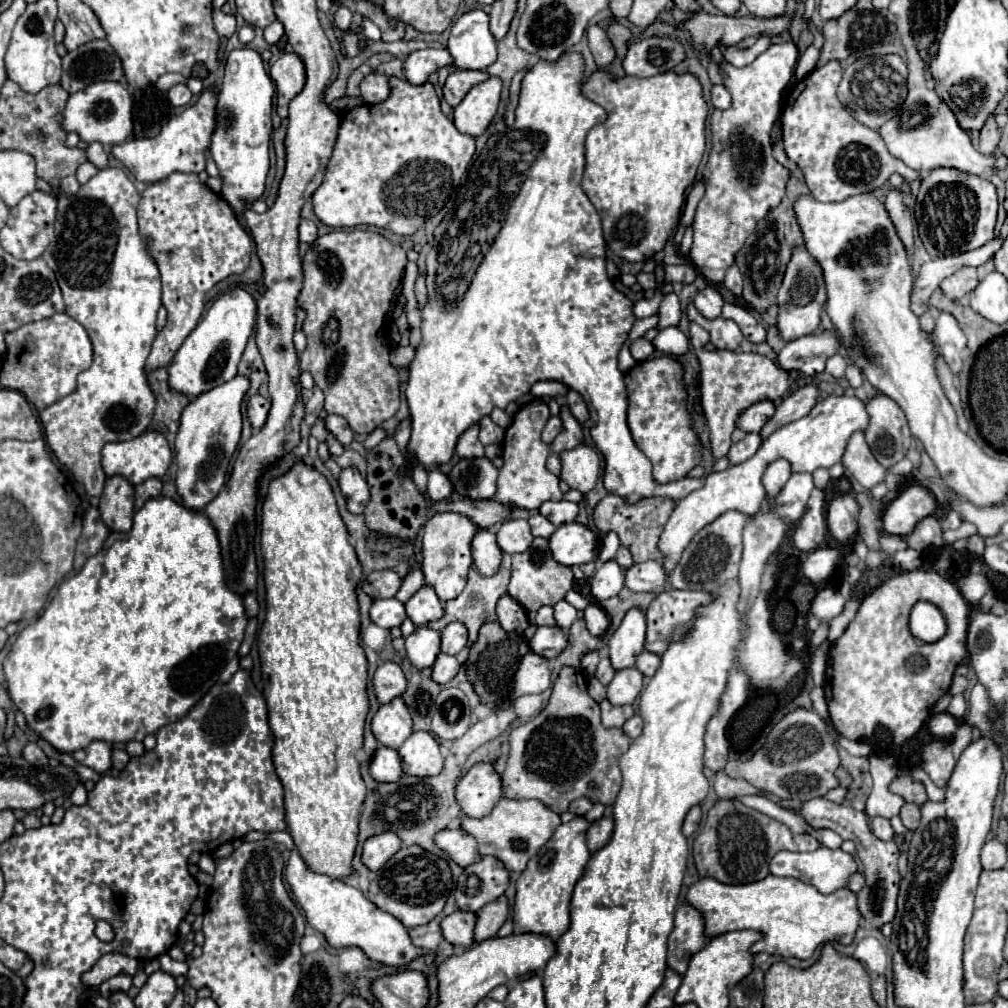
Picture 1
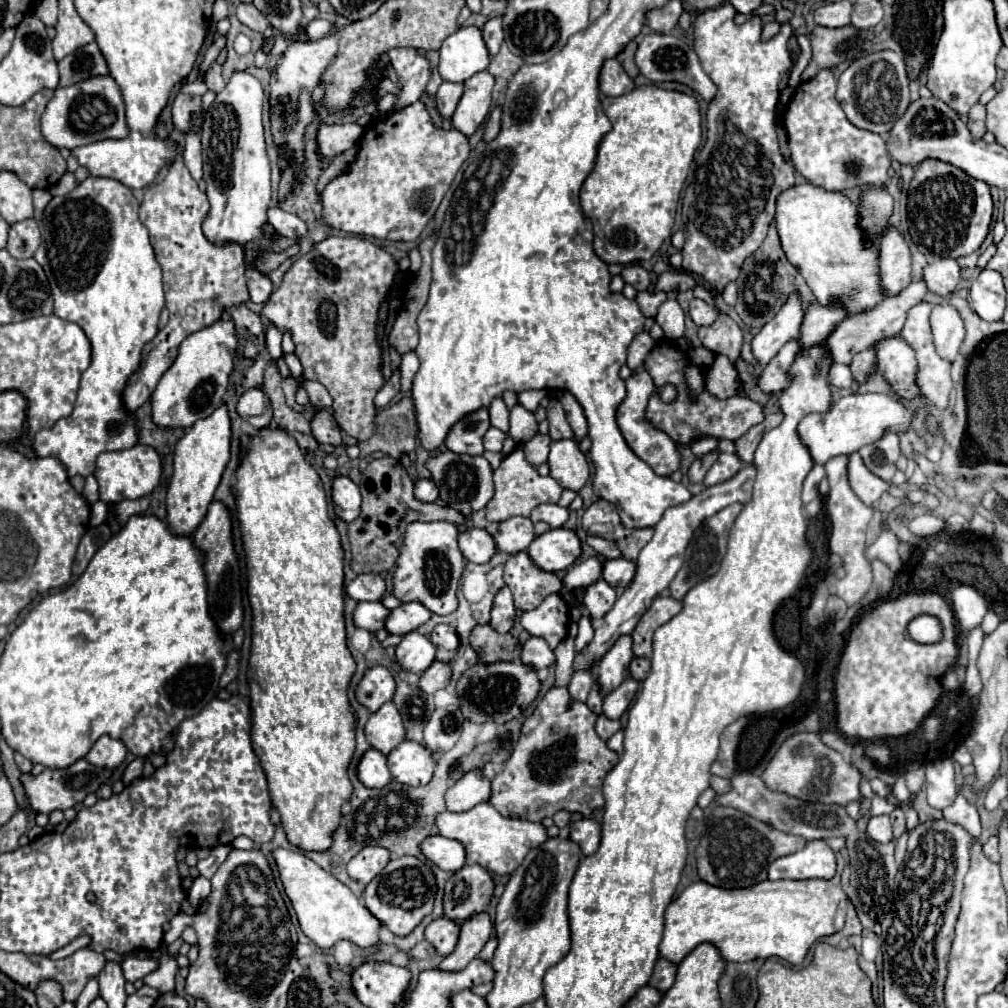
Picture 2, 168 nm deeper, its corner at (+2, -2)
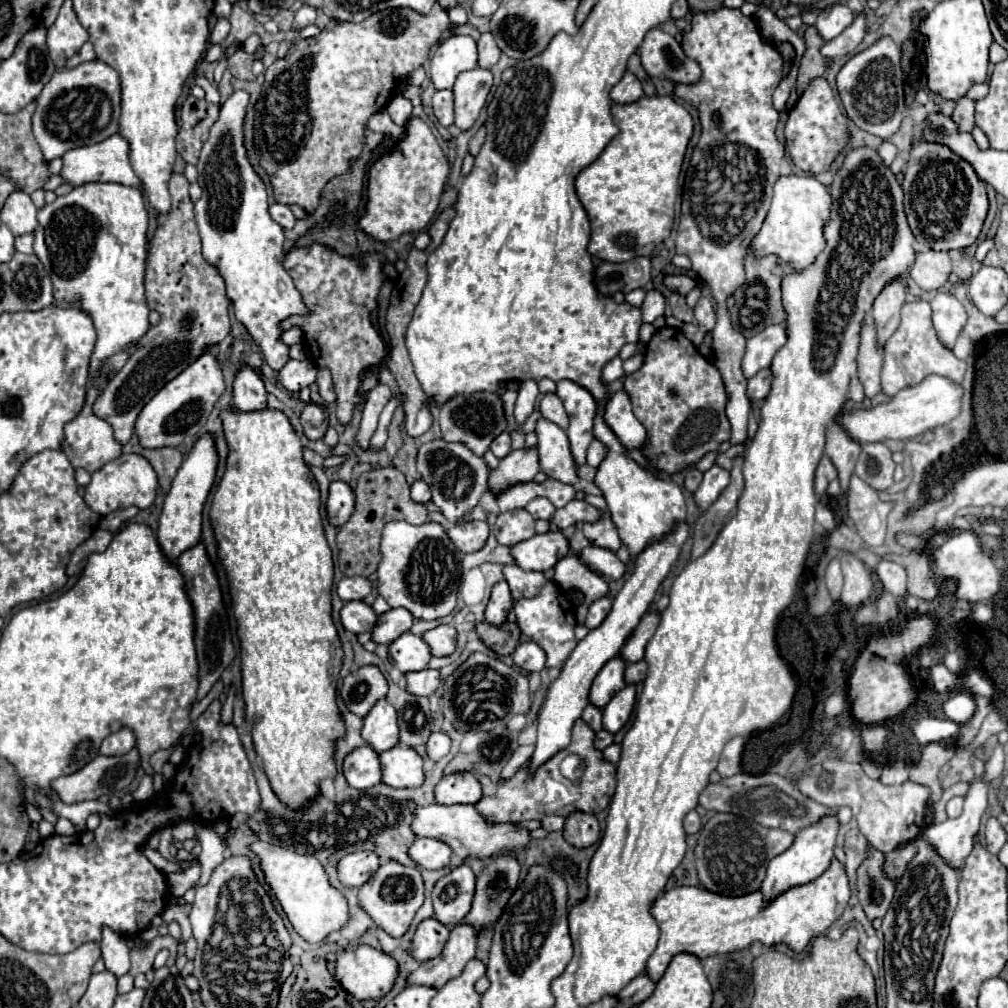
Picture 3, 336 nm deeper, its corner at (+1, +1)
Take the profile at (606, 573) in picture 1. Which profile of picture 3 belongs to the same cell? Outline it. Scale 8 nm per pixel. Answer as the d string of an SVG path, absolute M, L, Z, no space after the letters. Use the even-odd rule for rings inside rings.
M602 597L602 599L594 601L592 607L590 607L590 611L588 611L588 617L586 617L586 623L584 625L588 629L596 629L606 619L610 607L612 607L612 599L610 597Z

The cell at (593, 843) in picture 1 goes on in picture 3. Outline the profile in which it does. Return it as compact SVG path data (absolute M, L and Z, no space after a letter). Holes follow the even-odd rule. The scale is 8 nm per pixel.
M574 811L566 817L564 825L564 839L574 847L590 847L600 837L600 825L594 815Z

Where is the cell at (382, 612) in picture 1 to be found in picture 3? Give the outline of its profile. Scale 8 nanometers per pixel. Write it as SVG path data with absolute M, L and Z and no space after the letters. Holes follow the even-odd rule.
M352 601L352 603L344 603L344 607L340 609L340 621L342 627L354 635L364 633L364 631L372 631L374 623L376 623L376 613L372 611L370 605L366 605L364 601Z

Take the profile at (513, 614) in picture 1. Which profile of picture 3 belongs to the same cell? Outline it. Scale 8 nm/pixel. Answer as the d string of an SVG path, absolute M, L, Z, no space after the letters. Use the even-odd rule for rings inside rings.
M498 581L492 587L492 595L490 595L488 607L484 611L486 621L490 625L502 625L506 621L506 617L508 617L508 611L512 609L512 605L514 605L514 599L510 595L508 583L506 581Z

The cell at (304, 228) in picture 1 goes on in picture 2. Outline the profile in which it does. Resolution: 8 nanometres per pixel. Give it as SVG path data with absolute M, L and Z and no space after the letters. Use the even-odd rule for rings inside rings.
M269 208L267 210L267 218L269 222L273 224L273 228L281 234L281 236L287 236L287 238L293 238L293 240L299 240L307 234L307 226L301 218L289 214L289 212L283 212L281 208Z

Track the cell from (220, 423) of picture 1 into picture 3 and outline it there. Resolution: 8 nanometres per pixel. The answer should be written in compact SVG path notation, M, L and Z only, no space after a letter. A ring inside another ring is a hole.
M202 435L192 447L192 453L182 461L182 467L178 469L178 475L172 481L172 489L166 495L164 509L158 521L158 533L156 533L158 545L168 561L176 561L186 549L194 547L200 541L202 507L214 485L216 463L218 463L218 455L214 449L214 439L210 435Z

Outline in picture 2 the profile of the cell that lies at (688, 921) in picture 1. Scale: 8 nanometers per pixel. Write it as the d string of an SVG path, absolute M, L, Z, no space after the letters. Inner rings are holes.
M659 958L657 964L655 964L655 972L653 972L649 984L659 988L661 992L665 992L665 990L669 990L673 986L675 974L677 974L677 964L669 962L667 958Z

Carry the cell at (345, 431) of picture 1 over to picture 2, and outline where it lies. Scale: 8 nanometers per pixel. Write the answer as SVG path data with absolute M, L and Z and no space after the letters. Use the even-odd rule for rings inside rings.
M321 410L315 414L315 418L311 420L311 428L313 428L313 436L319 444L331 444L331 446L341 446L341 430L339 424L335 422L335 418Z

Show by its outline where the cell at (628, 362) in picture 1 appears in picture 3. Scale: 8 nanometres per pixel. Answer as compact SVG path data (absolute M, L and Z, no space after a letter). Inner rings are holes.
M614 357L602 369L602 383L612 383L612 381L620 379L622 375L624 375L624 371L622 371L622 359L620 357Z

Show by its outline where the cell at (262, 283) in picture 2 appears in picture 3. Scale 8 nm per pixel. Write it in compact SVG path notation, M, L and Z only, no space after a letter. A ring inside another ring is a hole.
M236 91L220 107L220 119L212 125L210 139L202 147L202 153L196 165L200 173L198 185L202 187L202 197L194 205L194 215L196 215L196 223L200 229L200 237L202 237L204 259L206 263L212 263L212 267L216 267L216 271L222 275L226 283L226 295L232 301L236 319L248 329L254 343L260 347L264 361L274 371L280 371L290 359L288 355L290 347L280 341L280 335L284 333L280 323L292 315L308 315L308 307L304 305L300 291L294 287L292 277L282 267L282 259L286 255L282 247L284 229L268 215L266 187L246 159L246 149L242 143L242 121L244 121L246 103L248 103L248 95L244 91Z

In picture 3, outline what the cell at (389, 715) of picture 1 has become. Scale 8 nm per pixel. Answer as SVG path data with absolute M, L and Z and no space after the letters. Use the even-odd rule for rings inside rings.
M380 699L364 717L362 737L376 753L398 745L398 715L386 699Z

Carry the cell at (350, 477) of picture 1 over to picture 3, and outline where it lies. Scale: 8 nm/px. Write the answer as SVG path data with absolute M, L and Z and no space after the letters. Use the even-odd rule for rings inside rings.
M332 481L330 493L326 501L326 513L328 521L334 527L342 527L354 511L354 491L344 481Z

